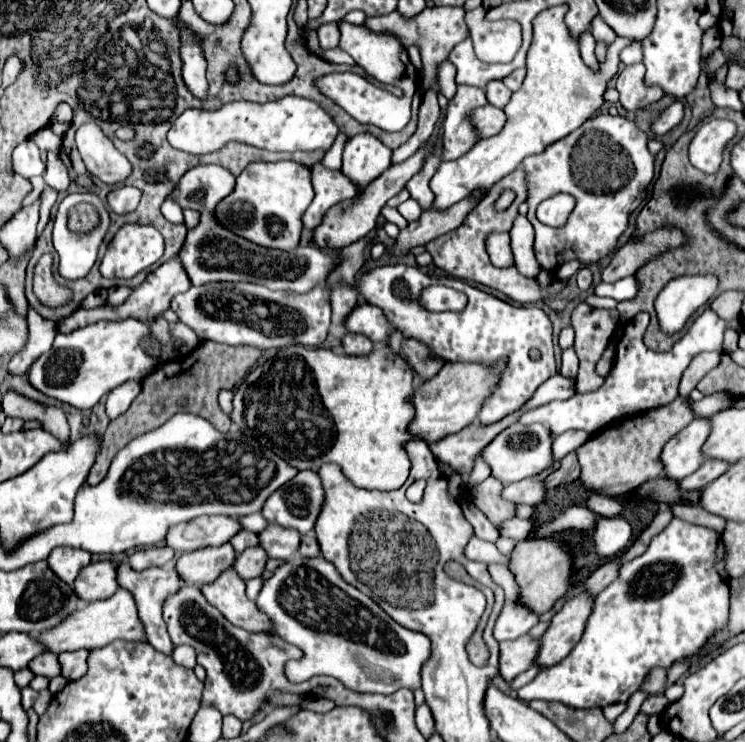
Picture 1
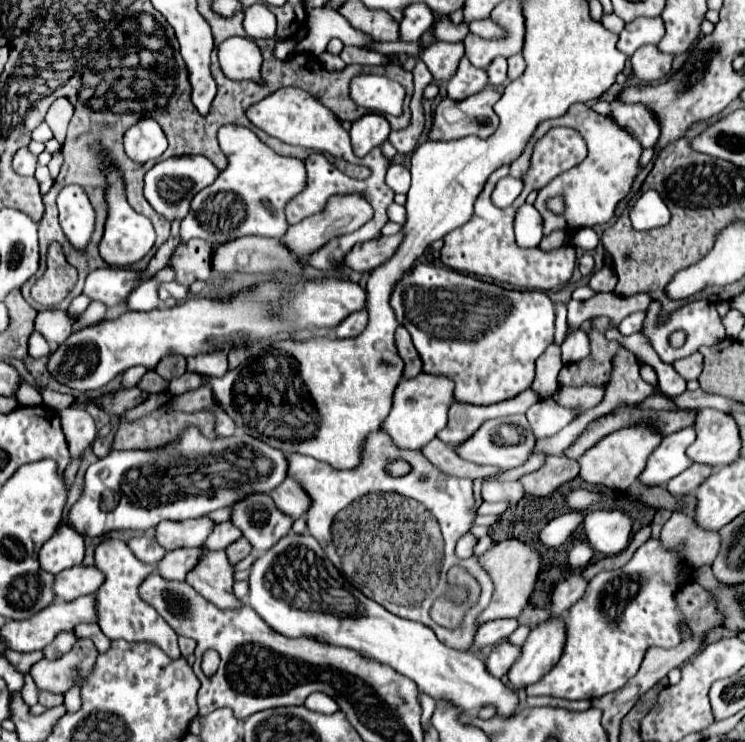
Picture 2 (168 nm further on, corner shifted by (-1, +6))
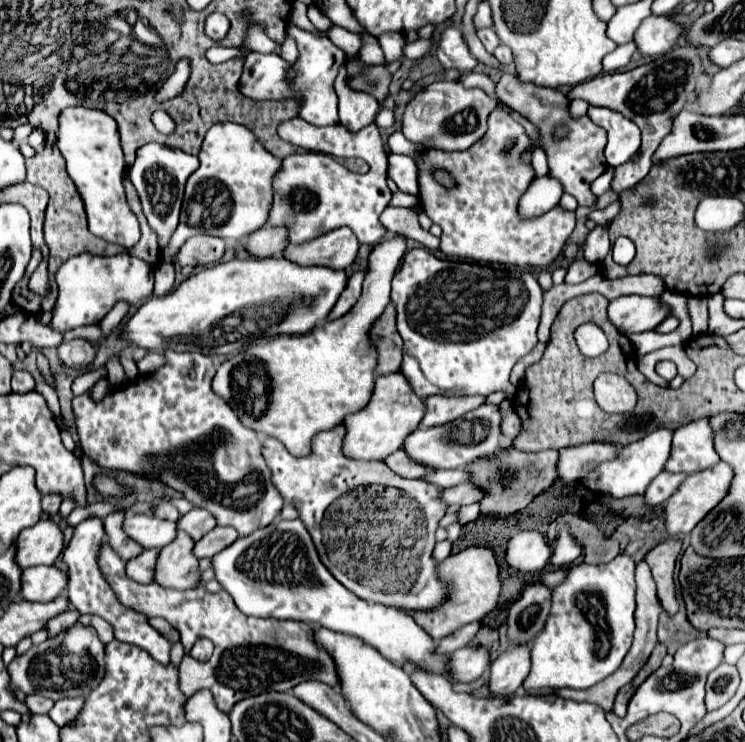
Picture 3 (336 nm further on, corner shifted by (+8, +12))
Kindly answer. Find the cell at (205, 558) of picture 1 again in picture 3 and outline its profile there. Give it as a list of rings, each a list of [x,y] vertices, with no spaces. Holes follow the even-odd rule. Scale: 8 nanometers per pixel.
[[[145,550],[141,556],[133,558],[127,562],[127,576],[141,582],[141,584],[151,584],[153,582],[153,568],[157,566],[157,550]]]

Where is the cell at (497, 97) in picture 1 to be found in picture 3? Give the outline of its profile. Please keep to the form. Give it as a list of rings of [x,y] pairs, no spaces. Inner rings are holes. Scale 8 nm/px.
[[[483,28],[483,30],[479,30],[479,32],[477,32],[477,36],[479,36],[479,40],[483,42],[483,46],[485,46],[485,50],[487,50],[489,54],[493,54],[493,52],[495,52],[495,48],[499,46],[499,36],[495,34],[495,30]]]

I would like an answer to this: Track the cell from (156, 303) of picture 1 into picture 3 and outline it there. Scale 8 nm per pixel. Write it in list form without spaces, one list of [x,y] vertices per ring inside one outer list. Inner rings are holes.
[[[199,234],[189,238],[177,254],[179,266],[207,266],[221,260],[225,252],[225,242],[221,238],[213,238],[207,234]]]

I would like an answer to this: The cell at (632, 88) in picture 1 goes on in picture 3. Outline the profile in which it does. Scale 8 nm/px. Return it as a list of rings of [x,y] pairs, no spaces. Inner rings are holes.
[[[649,16],[637,28],[633,42],[637,44],[637,52],[643,58],[657,58],[669,52],[677,40],[681,38],[683,30],[677,22],[665,16]]]

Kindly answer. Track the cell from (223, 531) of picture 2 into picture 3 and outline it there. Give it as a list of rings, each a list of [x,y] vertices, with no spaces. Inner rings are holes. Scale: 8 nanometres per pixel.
[[[195,508],[179,518],[179,530],[185,530],[193,540],[201,540],[201,536],[211,532],[215,526],[217,520],[213,520],[213,514],[205,512],[203,508]]]

